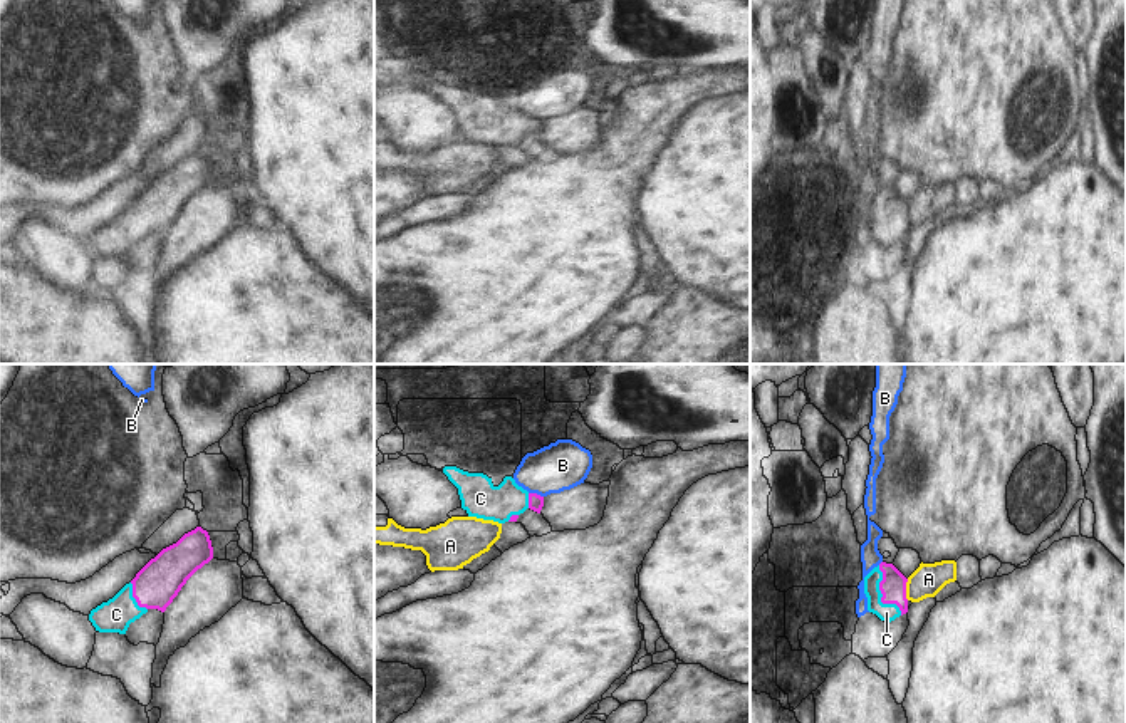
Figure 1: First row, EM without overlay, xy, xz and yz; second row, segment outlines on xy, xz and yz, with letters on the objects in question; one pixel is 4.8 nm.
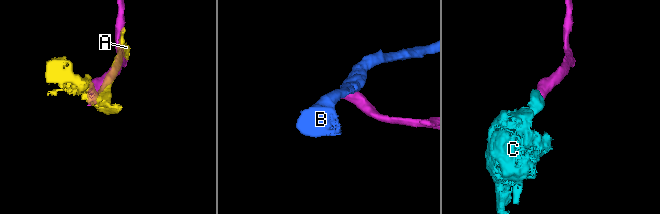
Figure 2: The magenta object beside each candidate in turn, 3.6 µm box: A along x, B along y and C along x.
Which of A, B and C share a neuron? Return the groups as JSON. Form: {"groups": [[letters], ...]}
{"groups": [["A"], ["B"], ["C"]]}

